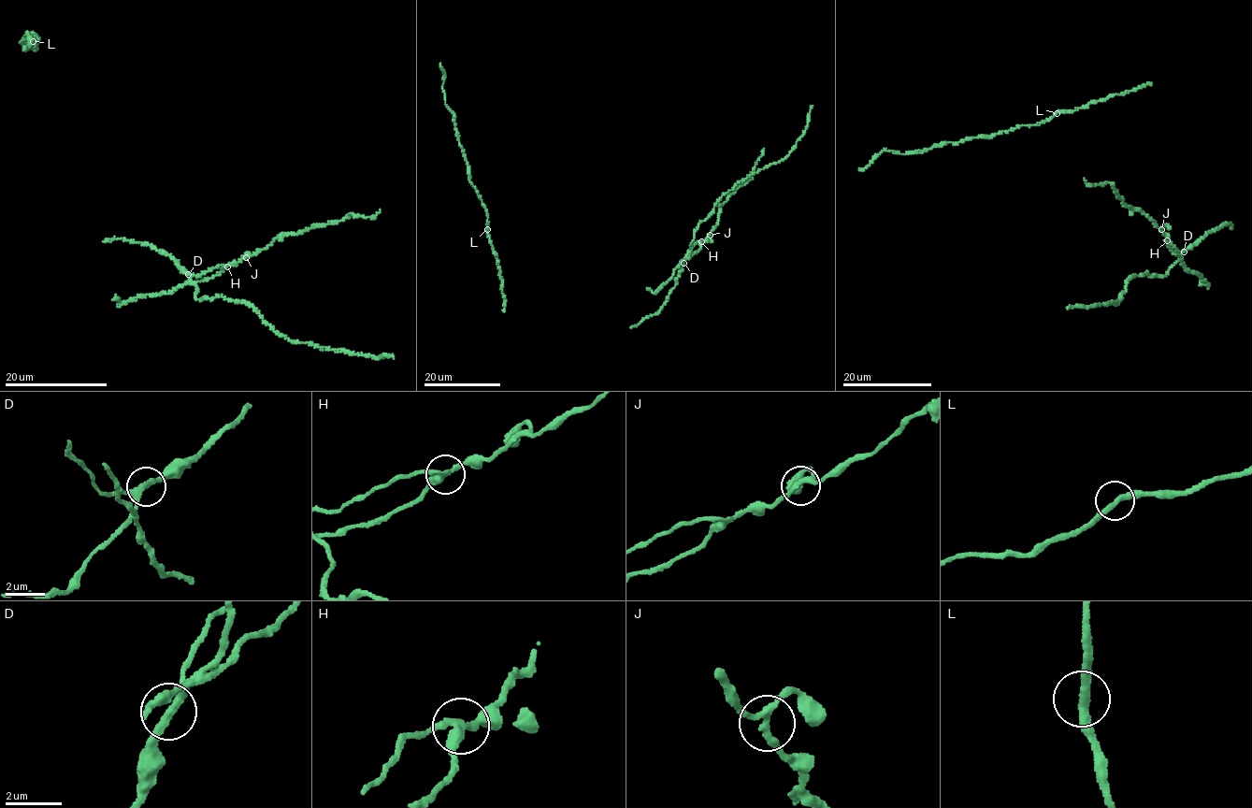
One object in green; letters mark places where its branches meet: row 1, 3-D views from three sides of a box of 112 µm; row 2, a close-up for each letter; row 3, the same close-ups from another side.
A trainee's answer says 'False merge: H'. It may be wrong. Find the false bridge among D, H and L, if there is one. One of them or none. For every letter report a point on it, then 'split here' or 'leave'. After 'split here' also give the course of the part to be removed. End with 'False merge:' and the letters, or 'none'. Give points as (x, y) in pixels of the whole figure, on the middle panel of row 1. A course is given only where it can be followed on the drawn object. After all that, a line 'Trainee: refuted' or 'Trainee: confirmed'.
D: place (683, 263); leave
H: place (701, 241); split here; course (701, 241), (716, 224), (721, 205), (752, 176), (763, 148)
L: place (487, 229); leave
False merge: H
Trainee: confirmed

